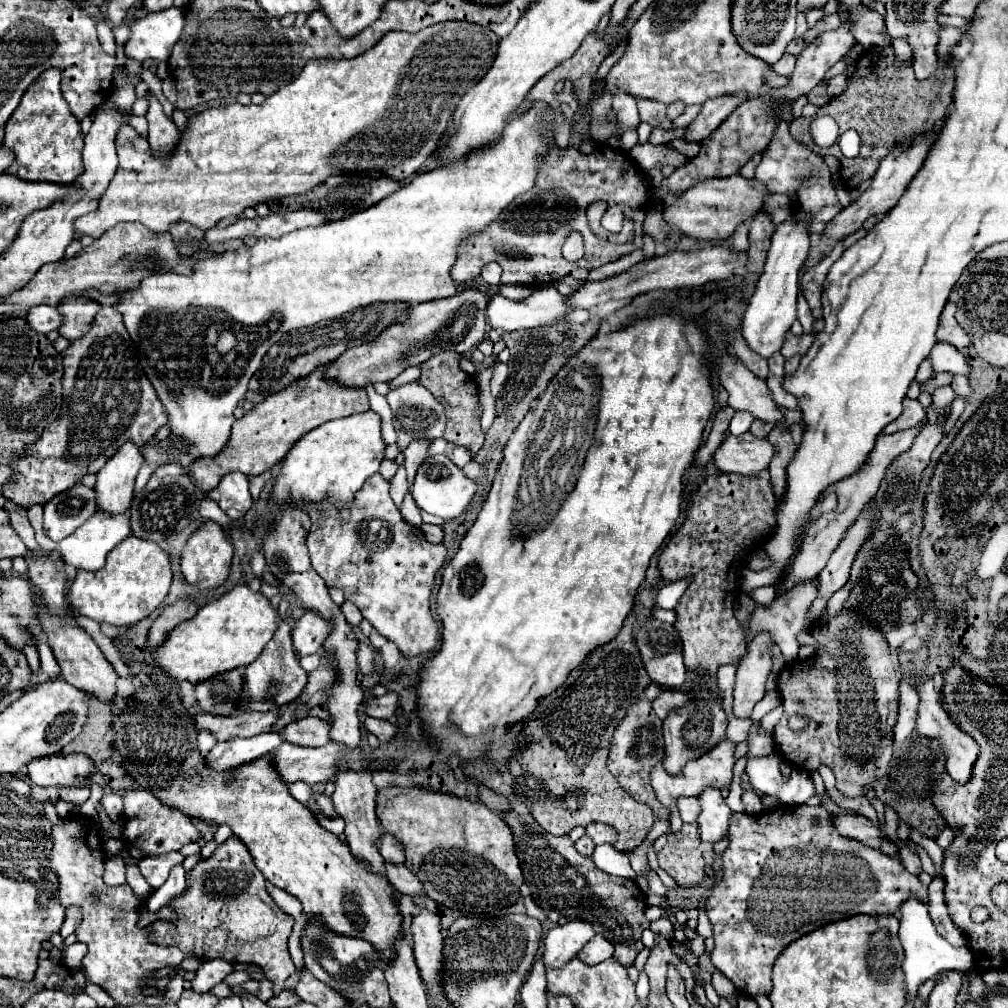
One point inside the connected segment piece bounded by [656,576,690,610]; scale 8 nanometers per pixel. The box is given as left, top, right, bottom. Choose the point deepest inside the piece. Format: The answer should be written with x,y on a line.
668,596

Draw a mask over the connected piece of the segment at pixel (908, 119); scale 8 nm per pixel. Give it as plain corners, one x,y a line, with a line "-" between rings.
942,28
940,42
936,48
938,54
938,68
936,72
922,82
914,82
912,68
906,66
904,70
898,68
898,60
894,54
894,48
884,48
884,52
866,52
856,62
856,70
848,80
848,88
832,98
826,106
818,110
820,114
832,116
838,126
840,134
846,130
856,130
860,134
860,154
856,158
842,156
840,148
834,144
830,148
818,148
814,146
814,152
818,154
834,154
840,160
840,176
846,184
846,188
858,188
862,182
872,178
880,166
880,160
890,154
896,144
902,144
908,138
914,138
918,134
932,132
946,116
946,112
952,106
952,90
954,90
954,74
950,68
950,50
956,46
956,40
960,40
960,34
964,34
960,28

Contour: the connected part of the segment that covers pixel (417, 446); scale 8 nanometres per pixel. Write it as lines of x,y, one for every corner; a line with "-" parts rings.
420,438
416,442
412,442
406,450
404,450
404,456
406,456
406,462
404,462
404,468
408,472
408,482
412,482
420,462
424,462
424,458
428,458
428,446
430,446
432,438

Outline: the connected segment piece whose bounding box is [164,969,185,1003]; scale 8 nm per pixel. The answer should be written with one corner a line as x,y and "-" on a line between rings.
181,969
177,977
173,979
171,983
168,983
166,990
165,990
165,995
164,995
165,1000
170,1000
175,1003
178,1001
182,992
184,991
184,988
183,988
184,972
185,971

